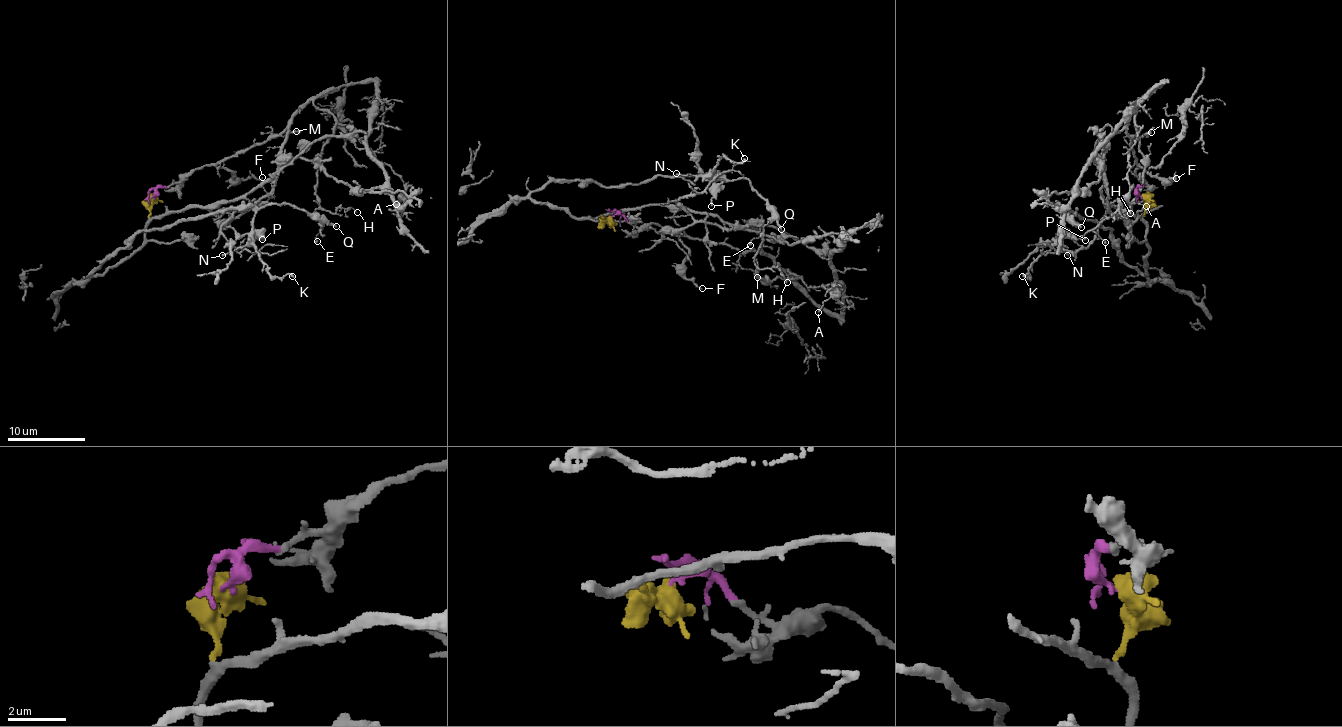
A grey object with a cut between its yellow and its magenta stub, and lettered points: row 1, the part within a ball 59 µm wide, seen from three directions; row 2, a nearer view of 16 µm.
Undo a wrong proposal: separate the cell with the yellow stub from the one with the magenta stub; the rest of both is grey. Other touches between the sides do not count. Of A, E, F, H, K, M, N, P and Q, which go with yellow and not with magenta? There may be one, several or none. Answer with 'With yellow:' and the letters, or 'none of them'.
With yellow: K, N, P, Q

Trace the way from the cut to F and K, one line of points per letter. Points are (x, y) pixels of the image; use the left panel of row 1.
F: (152, 197), (158, 189), (182, 181), (191, 173), (211, 166), (223, 166), (240, 179), (261, 177)
K: (152, 197), (145, 241), (91, 274), (144, 230), (249, 207), (266, 268), (292, 276)

